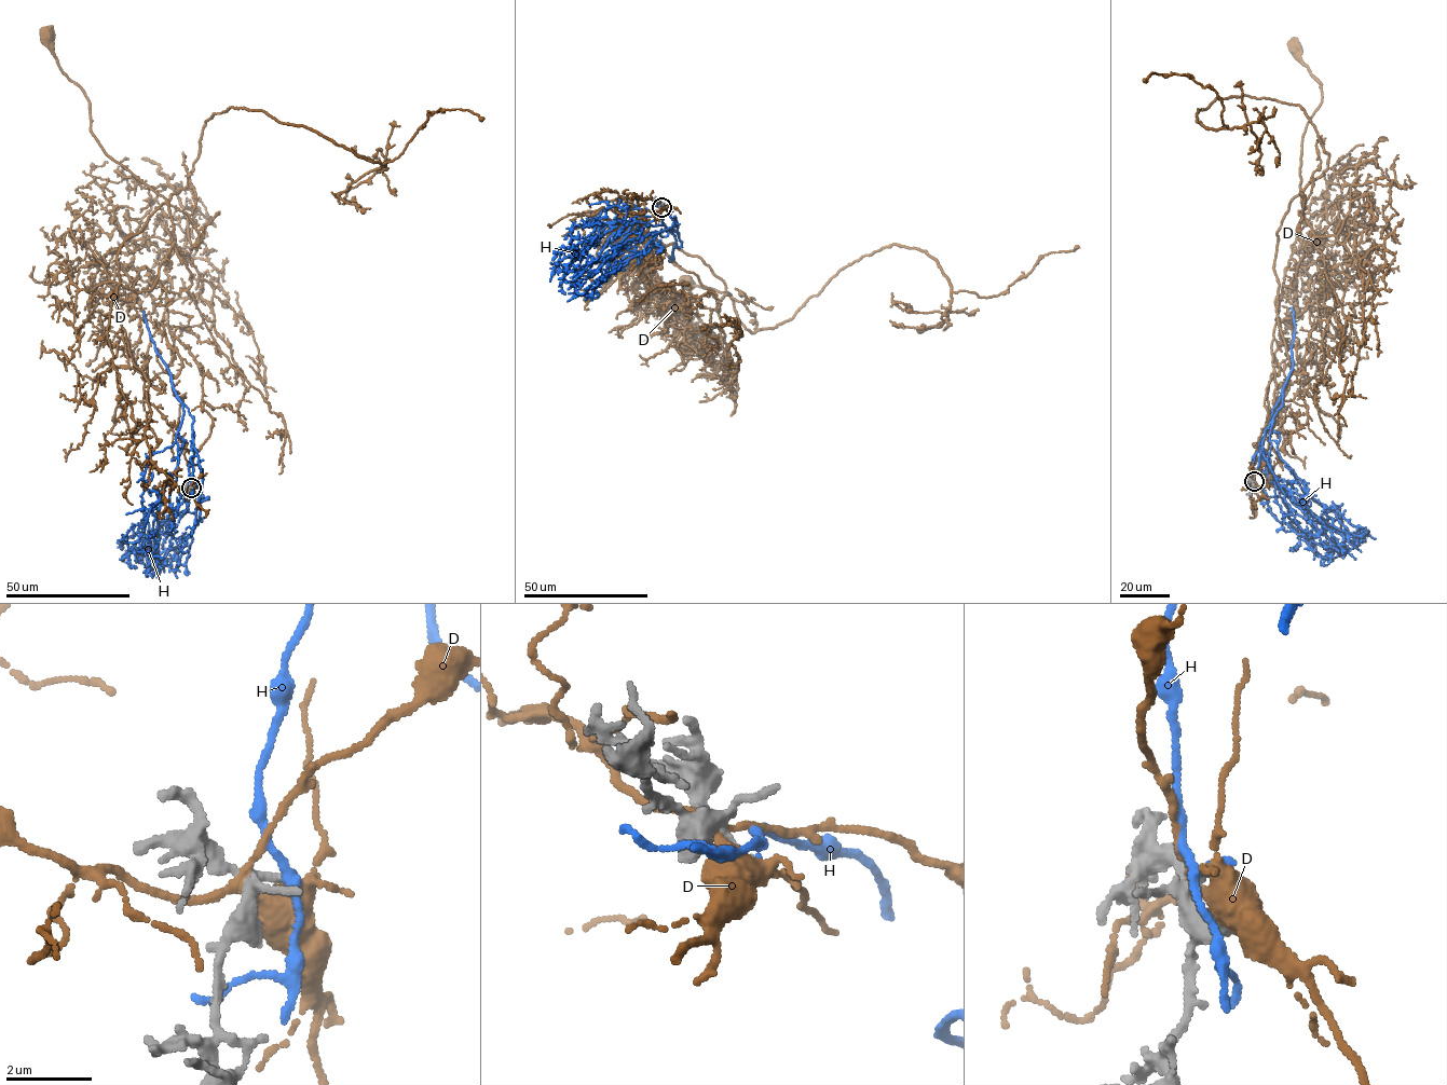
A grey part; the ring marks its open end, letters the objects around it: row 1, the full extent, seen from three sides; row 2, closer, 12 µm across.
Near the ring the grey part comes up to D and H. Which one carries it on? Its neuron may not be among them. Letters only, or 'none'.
none

